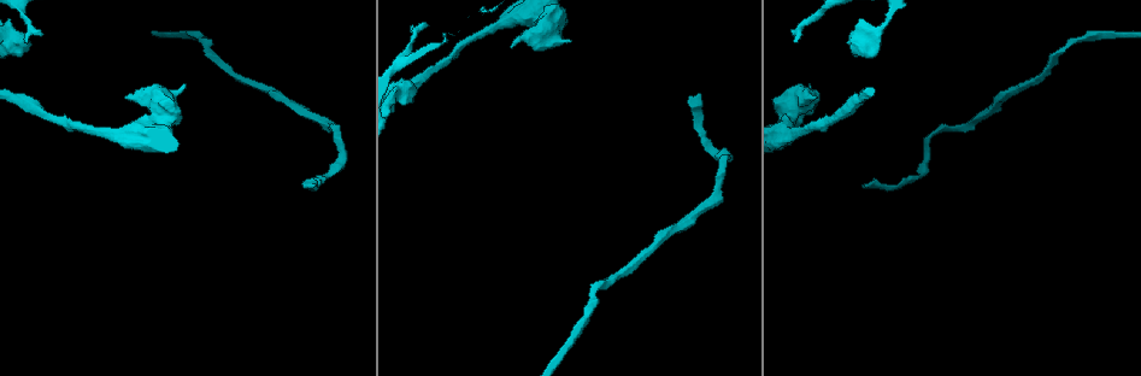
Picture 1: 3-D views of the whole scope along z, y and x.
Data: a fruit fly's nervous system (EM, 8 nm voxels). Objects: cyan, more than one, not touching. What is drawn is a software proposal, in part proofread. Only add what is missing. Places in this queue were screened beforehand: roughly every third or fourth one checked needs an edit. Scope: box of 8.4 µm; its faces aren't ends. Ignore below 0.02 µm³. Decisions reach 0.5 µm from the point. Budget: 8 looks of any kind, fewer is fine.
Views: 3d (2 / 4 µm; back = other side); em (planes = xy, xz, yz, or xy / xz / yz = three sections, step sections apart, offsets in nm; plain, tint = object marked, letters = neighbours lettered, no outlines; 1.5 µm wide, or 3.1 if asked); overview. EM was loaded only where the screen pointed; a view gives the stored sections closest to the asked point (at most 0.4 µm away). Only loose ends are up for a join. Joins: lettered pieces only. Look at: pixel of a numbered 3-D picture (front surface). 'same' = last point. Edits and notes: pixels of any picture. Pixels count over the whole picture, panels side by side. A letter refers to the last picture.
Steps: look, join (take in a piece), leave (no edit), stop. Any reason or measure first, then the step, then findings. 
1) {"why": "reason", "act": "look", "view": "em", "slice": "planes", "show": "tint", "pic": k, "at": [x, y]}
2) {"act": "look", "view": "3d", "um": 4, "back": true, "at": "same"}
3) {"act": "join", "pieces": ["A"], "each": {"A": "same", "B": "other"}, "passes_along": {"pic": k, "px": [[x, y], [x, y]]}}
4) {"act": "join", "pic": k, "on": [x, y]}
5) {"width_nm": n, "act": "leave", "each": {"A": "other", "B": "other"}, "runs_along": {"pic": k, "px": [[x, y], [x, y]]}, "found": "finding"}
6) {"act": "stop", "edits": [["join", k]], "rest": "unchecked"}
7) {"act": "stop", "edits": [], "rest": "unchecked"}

{"why": "thin end", "act": "look", "view": "3d", "um": 4, "pic": 1, "at": [796, 40]}

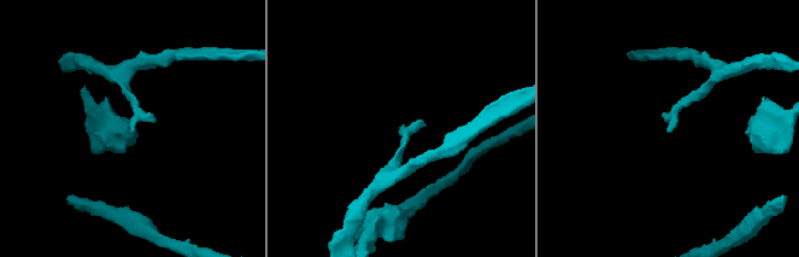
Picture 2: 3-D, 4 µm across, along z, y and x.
{"why": "shape alone is not enough", "act": "look", "view": "em", "slice": "planes", "show": "tint", "pic": 2, "at": [670, 132]}

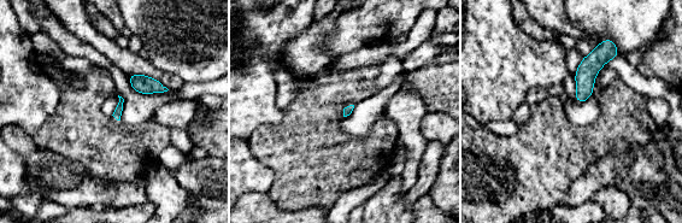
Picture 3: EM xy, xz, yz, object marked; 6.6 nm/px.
{"act": "look", "view": "em", "slice": "planes", "show": "letters", "at": "same"}

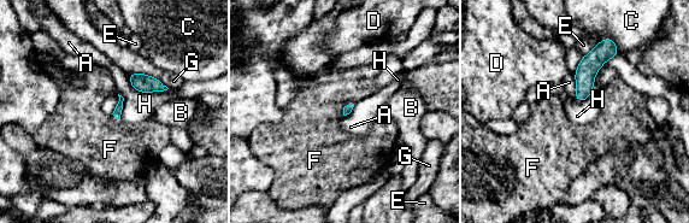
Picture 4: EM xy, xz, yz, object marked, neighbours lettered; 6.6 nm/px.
{"act": "leave", "each": {"A": "other", "B": "other", "C": "other", "D": "other", "E": "other", "F": "other", "G": "other", "H": "other"}, "border": {"pic": 4, "px": [[353, 103], [343, 107]]}, "found": "no lettered piece goes on from it"}

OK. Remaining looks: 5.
{"why": "branch stops here", "act": "look", "view": "em", "slice": "xy", "step": 4, "show": "letters", "pic": 1, "at": [125, 97]}

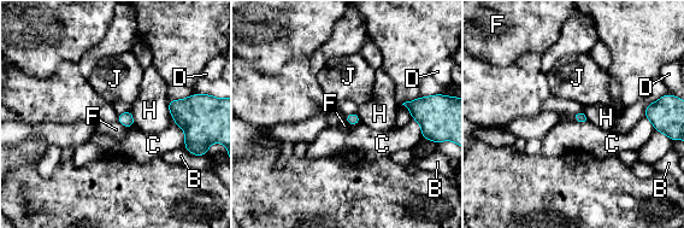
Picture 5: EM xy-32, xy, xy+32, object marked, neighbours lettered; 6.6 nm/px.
{"act": "look", "view": "em", "slice": "planes", "show": "letters", "at": "same"}

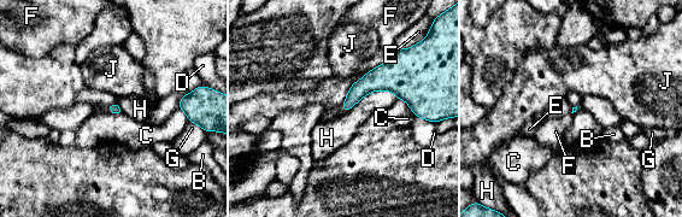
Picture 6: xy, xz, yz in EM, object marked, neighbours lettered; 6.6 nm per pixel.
{"longest_contact_nm": ["H", 380], "act": "leave", "each": {"B": "other", "C": "other", "D": "other", "E": "other", "F": "other", "G": "other", "H": "other", "J": "other"}, "border": {"pic": 6, "px": [[395, 95], [371, 91], [344, 113]]}, "found": "none of them fits"}

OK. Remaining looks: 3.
{"why": "tapers out", "act": "look", "view": "3d", "um": 4, "pic": 1, "at": [701, 95]}

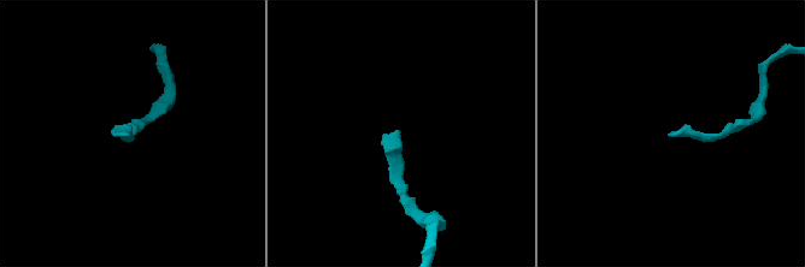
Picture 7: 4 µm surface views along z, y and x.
{"why": "shape alone is not enough", "act": "look", "view": "em", "slice": "planes", "show": "plain", "pic": 7, "at": [130, 134]}

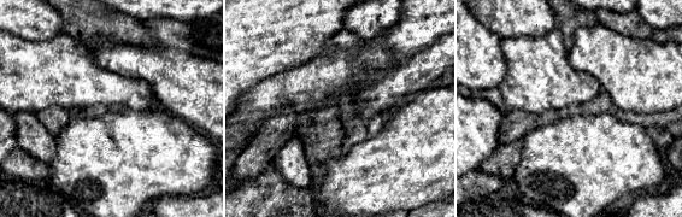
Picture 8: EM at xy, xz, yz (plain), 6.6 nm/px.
{"why": "what lies round it", "act": "look", "view": "em", "slice": "planes", "show": "letters", "at": "same"}

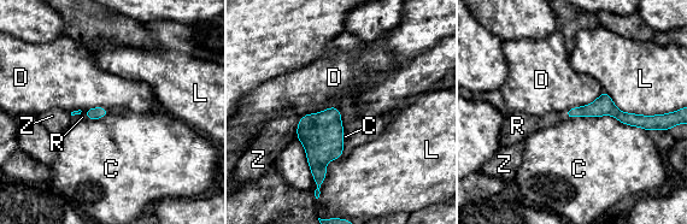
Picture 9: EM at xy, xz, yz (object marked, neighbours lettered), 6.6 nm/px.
{"act": "join", "pieces": ["R"], "each": {"C": "other", "D": "other", "L": "other", "R": "same", "Z": "other"}, "passes_along": {"pic": 9, "px": [[602, 106], [565, 116], [529, 125]]}, "found": "it goes on there"}

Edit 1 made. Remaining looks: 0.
{"act": "stop", "edits": [["join", 9]], "rest": "unchecked"}

